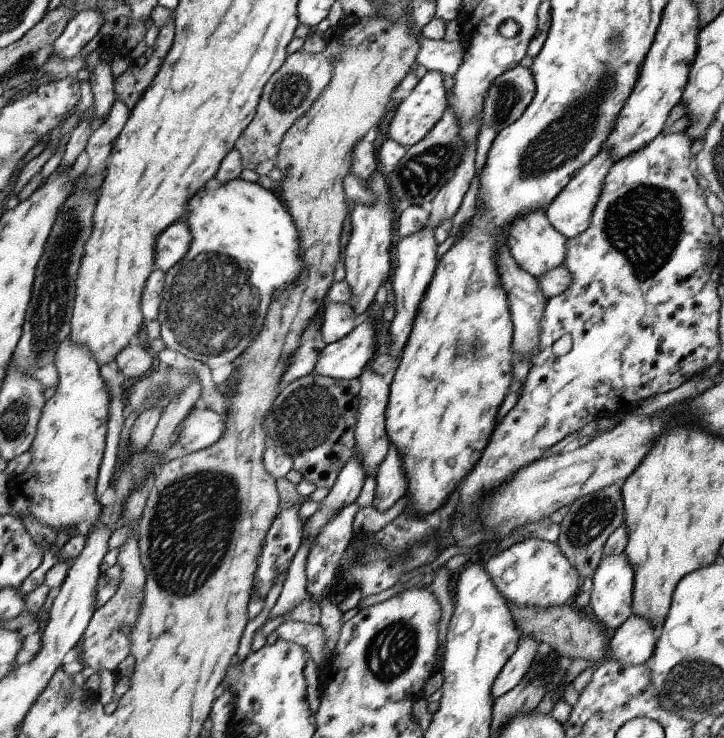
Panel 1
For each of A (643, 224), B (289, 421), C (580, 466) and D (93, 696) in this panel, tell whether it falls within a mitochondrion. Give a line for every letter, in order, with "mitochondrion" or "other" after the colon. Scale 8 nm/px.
A: mitochondrion
B: mitochondrion
C: other
D: other

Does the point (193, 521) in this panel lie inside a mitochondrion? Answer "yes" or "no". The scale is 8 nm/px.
yes

